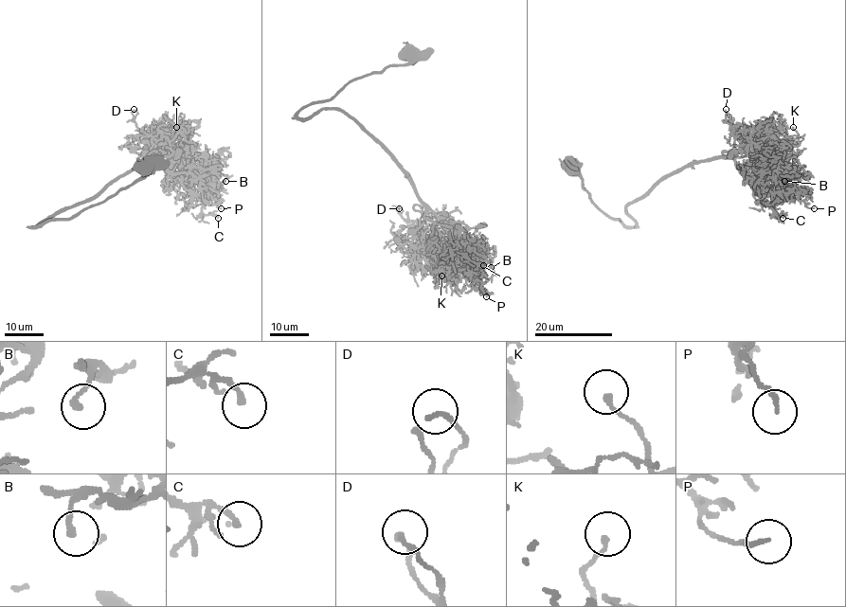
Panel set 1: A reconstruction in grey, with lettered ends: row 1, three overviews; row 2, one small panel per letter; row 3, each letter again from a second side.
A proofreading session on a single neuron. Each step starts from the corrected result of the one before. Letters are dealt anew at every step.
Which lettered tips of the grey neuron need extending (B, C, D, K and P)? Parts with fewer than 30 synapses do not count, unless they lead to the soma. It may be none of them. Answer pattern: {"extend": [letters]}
{"extend": []}

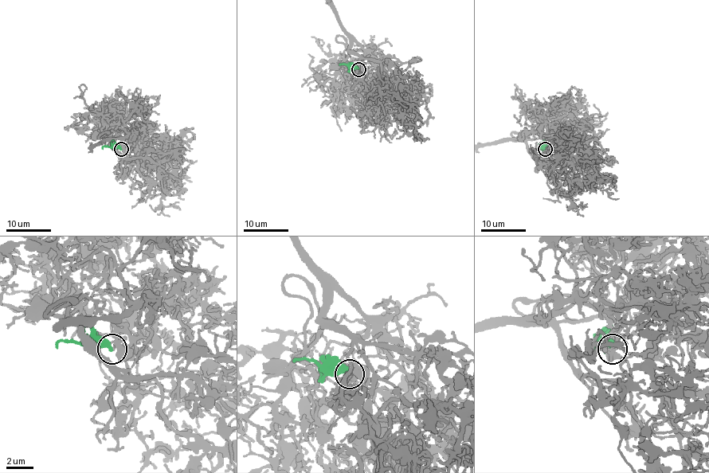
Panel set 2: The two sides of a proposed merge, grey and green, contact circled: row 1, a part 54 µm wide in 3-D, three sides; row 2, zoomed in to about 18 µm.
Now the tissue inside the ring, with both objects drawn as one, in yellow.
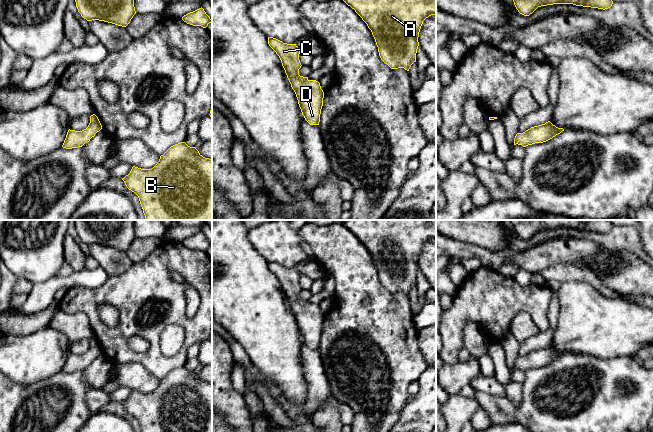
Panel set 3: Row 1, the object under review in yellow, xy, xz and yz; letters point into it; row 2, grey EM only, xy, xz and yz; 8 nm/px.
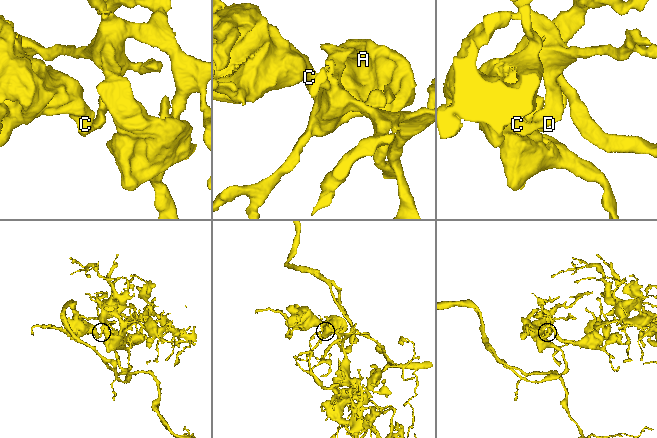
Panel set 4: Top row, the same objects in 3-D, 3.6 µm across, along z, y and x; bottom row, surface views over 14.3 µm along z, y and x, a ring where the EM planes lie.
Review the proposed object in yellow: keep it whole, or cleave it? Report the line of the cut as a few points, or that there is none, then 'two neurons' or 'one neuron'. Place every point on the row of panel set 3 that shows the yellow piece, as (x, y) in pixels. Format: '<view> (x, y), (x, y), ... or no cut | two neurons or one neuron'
no cut | one neuron

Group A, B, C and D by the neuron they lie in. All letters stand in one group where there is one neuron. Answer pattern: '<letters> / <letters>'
A B C D

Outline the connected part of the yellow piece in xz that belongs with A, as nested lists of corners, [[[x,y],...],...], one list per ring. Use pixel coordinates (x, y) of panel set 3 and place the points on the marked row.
[[[343,0],[371,30],[381,60],[391,69],[409,71],[416,62],[418,37],[423,21],[436,15],[436,0]]]

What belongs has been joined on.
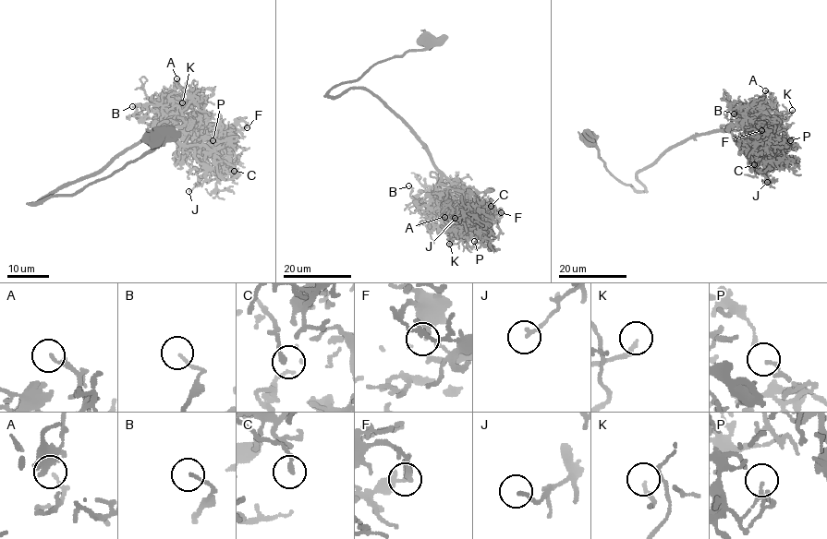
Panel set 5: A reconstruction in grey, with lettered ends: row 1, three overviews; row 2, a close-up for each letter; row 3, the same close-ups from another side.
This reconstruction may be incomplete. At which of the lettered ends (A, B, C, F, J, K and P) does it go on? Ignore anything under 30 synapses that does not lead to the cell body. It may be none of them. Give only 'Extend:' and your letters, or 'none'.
Extend: none

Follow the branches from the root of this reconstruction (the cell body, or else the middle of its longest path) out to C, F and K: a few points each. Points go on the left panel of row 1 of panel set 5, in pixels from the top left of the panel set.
C: (156, 137), (109, 175), (32, 203), (98, 173), (165, 128), (234, 171)
F: (156, 137), (109, 175), (32, 203), (203, 112), (212, 125), (247, 127)
K: (156, 137), (109, 175), (32, 203), (171, 128), (156, 121), (182, 102)

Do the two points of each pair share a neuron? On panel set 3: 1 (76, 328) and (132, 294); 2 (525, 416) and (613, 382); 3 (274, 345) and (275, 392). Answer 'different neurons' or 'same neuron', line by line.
1: different neurons
2: same neuron
3: different neurons

